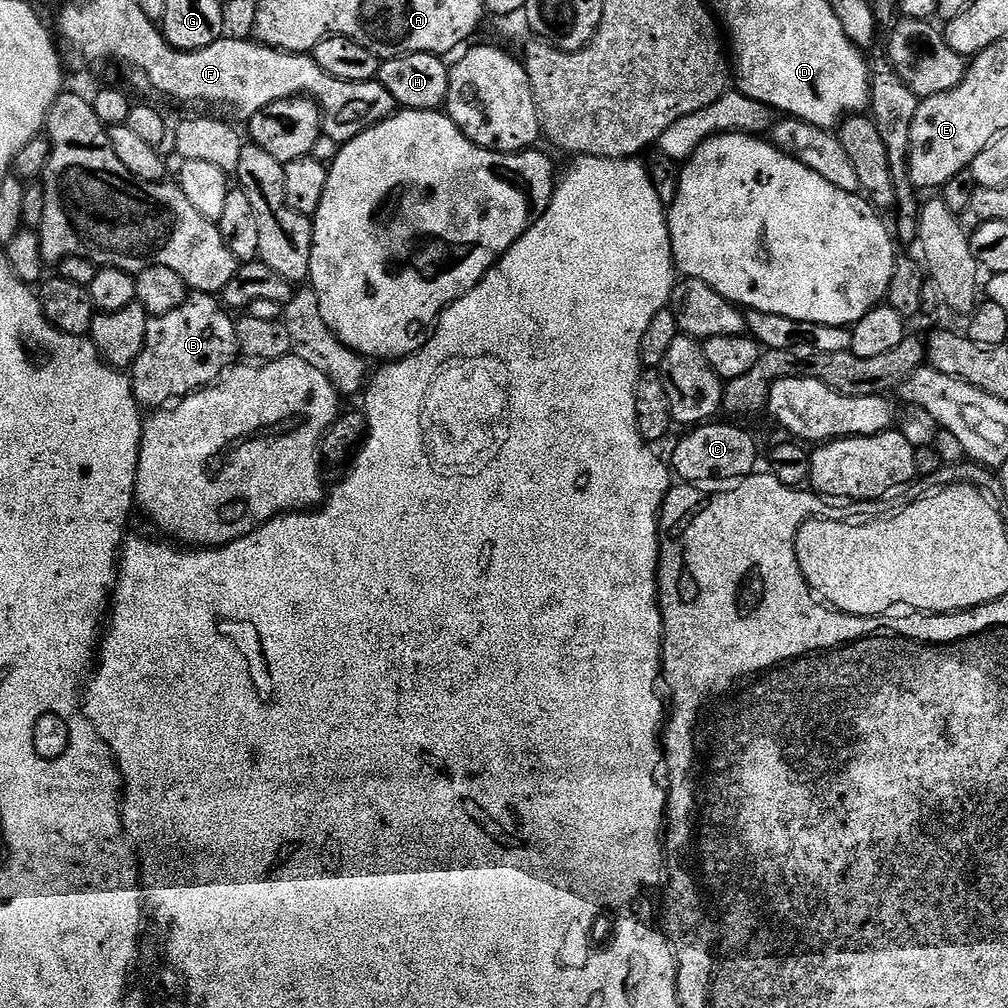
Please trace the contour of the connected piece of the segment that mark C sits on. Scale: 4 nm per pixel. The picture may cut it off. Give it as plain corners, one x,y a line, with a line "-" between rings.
709,422
707,424
701,424
699,426
693,427
691,431
689,431
689,432
692,432
689,434
689,436
684,436
681,438
680,441
677,442
676,449
674,449
672,452
672,460
670,459
670,468
671,468
671,471
675,473
677,477
679,477
679,479
680,479
680,476
682,479
684,479
681,481
683,481
685,485
700,486
700,485
704,485
708,483
710,480
732,480
728,482
736,482
736,481
739,481
740,479
743,479
745,476
751,475
757,469
755,468
756,466
756,440
755,438
752,437
750,433
743,432
743,430
740,428
735,428
735,426
732,424
720,424
720,423
721,422

